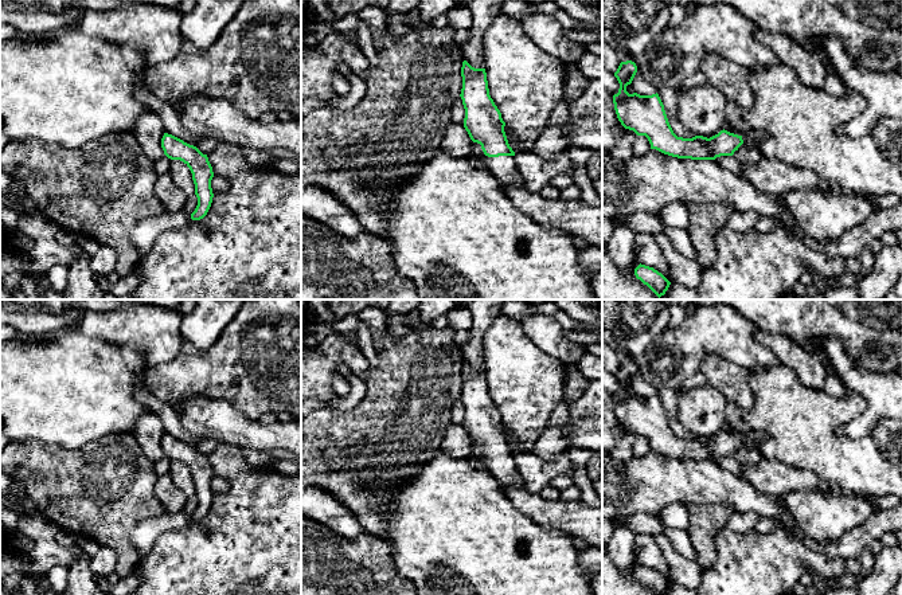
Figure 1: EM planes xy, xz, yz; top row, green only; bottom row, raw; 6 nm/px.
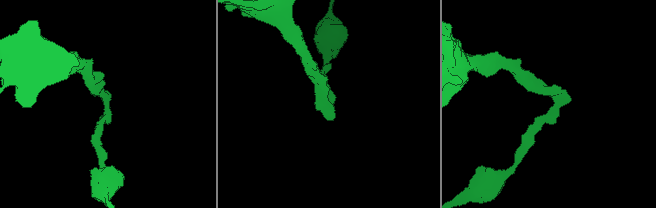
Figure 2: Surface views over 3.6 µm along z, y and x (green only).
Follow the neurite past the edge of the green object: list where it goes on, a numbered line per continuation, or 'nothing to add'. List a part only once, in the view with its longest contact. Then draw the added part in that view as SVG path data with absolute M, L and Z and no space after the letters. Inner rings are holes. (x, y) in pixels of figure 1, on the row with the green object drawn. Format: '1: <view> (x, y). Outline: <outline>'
1: xz (503, 169). Outline: M472 142L472 153L481 160L488 173L500 187L524 187L524 179L518 169L514 156L488 157L477 142Z

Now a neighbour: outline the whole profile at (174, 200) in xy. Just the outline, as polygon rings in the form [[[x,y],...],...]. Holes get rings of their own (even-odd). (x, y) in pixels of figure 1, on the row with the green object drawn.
[[[168,172],[157,176],[155,195],[165,207],[167,212],[183,211],[188,199],[186,193],[175,185]]]

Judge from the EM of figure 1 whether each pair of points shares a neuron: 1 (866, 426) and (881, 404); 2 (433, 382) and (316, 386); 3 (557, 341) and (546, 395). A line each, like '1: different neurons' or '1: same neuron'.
1: same neuron
2: different neurons
3: different neurons

